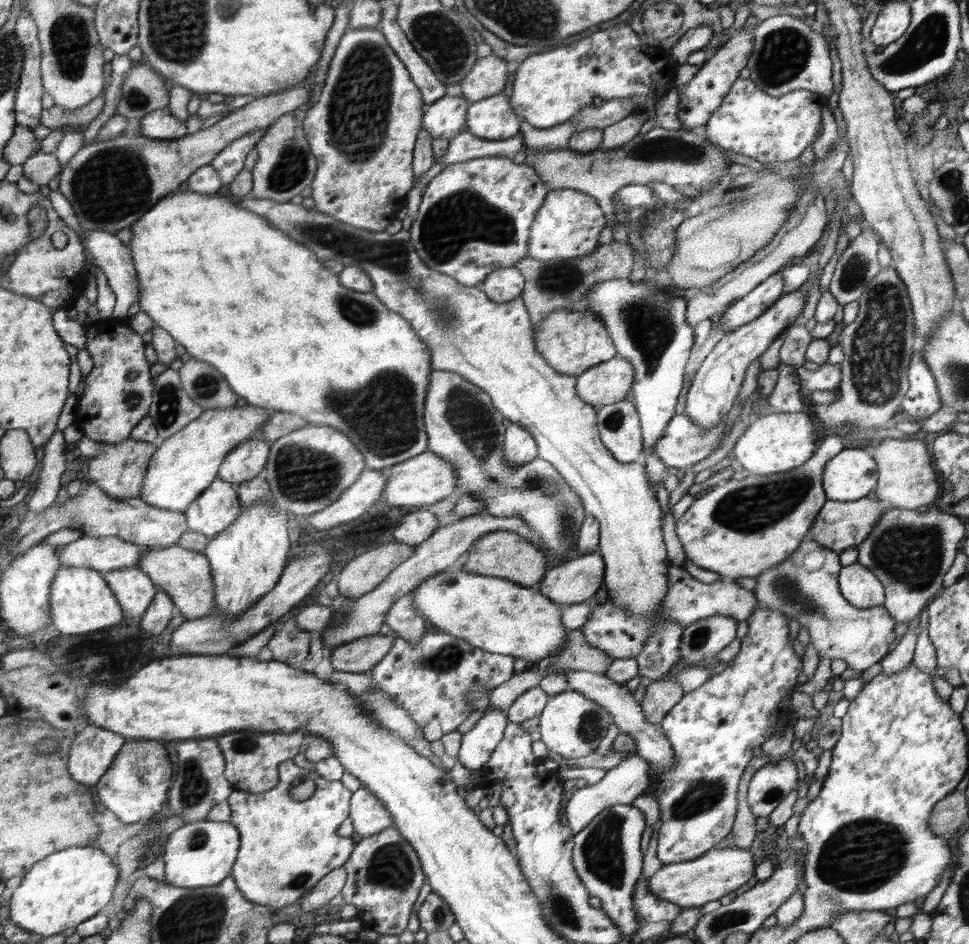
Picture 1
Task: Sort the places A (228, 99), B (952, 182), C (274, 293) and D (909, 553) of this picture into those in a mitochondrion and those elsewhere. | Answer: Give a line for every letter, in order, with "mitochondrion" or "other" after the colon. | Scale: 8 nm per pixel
A: other
B: mitochondrion
C: other
D: mitochondrion

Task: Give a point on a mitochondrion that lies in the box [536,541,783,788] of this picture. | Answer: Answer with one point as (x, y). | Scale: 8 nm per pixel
(590, 726)

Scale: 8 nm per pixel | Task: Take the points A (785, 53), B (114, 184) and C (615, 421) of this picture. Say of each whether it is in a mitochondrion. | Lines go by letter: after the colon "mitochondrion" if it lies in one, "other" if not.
A: mitochondrion
B: mitochondrion
C: mitochondrion

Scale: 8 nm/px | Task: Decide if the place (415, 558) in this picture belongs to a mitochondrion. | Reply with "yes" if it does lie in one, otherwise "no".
no

